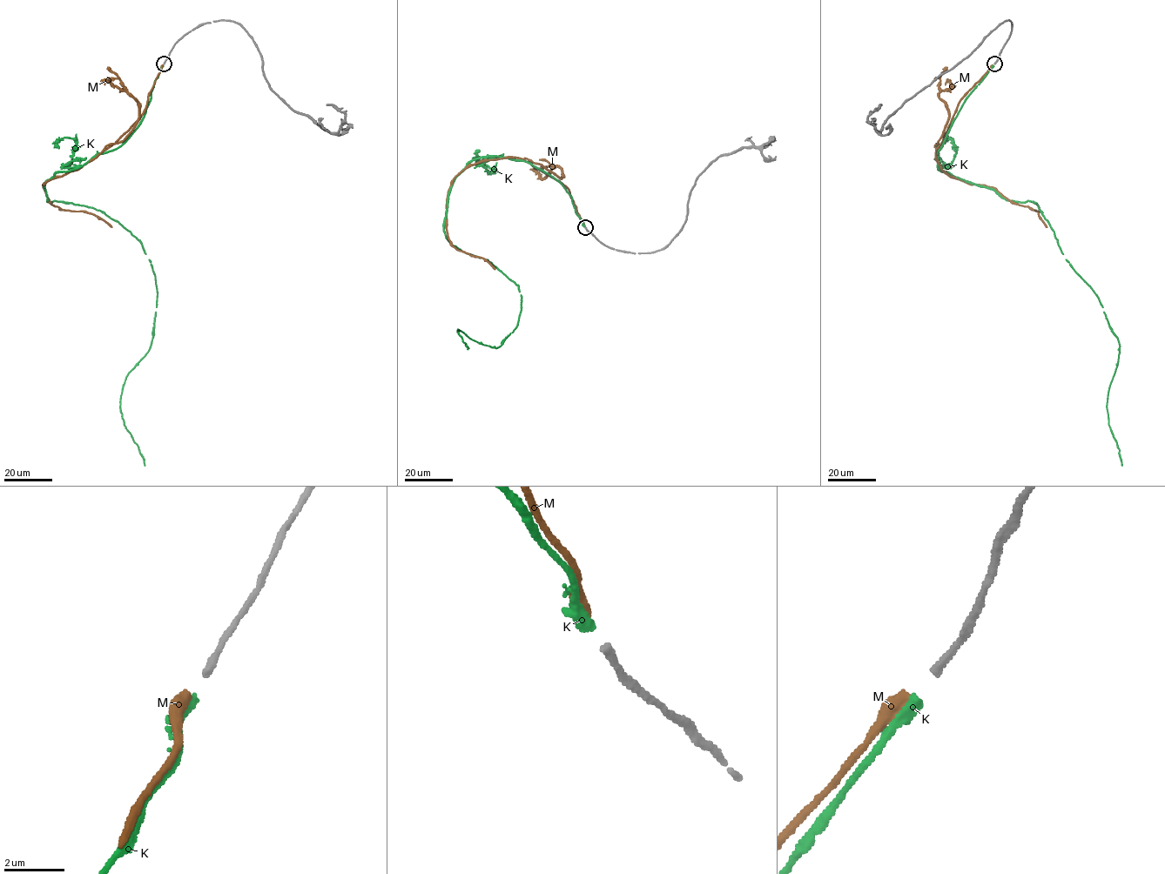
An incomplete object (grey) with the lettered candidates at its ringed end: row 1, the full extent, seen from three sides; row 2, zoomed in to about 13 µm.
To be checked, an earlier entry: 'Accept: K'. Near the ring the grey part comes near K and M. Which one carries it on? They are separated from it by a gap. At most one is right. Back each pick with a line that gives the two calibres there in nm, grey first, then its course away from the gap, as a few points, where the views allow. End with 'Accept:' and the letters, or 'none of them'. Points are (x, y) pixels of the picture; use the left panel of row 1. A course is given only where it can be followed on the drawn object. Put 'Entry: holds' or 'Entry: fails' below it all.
K: 280 nm thick on the grey side, 360 nm on the other; it runs (163, 64), (131, 137), (44, 186), (50, 203), (120, 224), (150, 261), (154, 333), (120, 397), (144, 465)
Accept: K
Entry: holds

